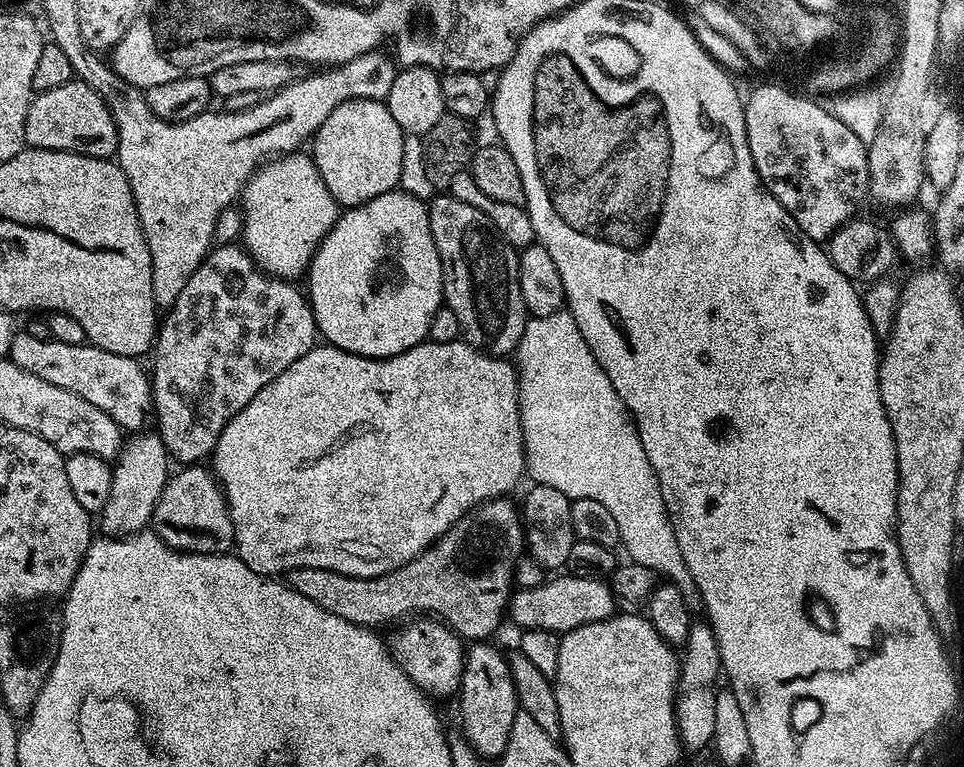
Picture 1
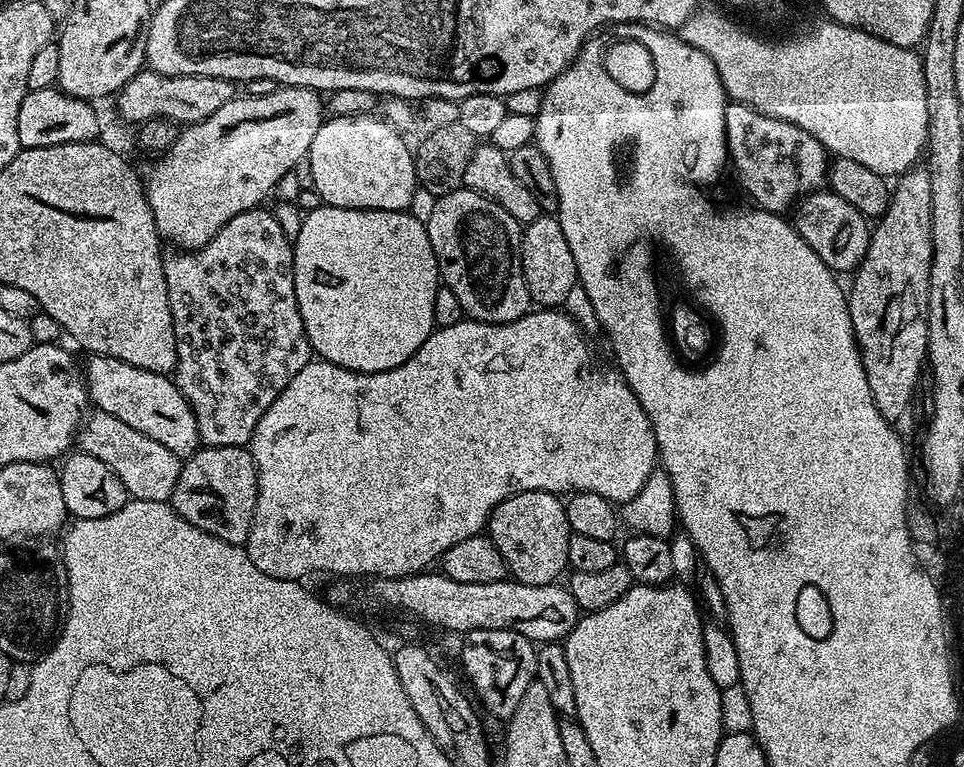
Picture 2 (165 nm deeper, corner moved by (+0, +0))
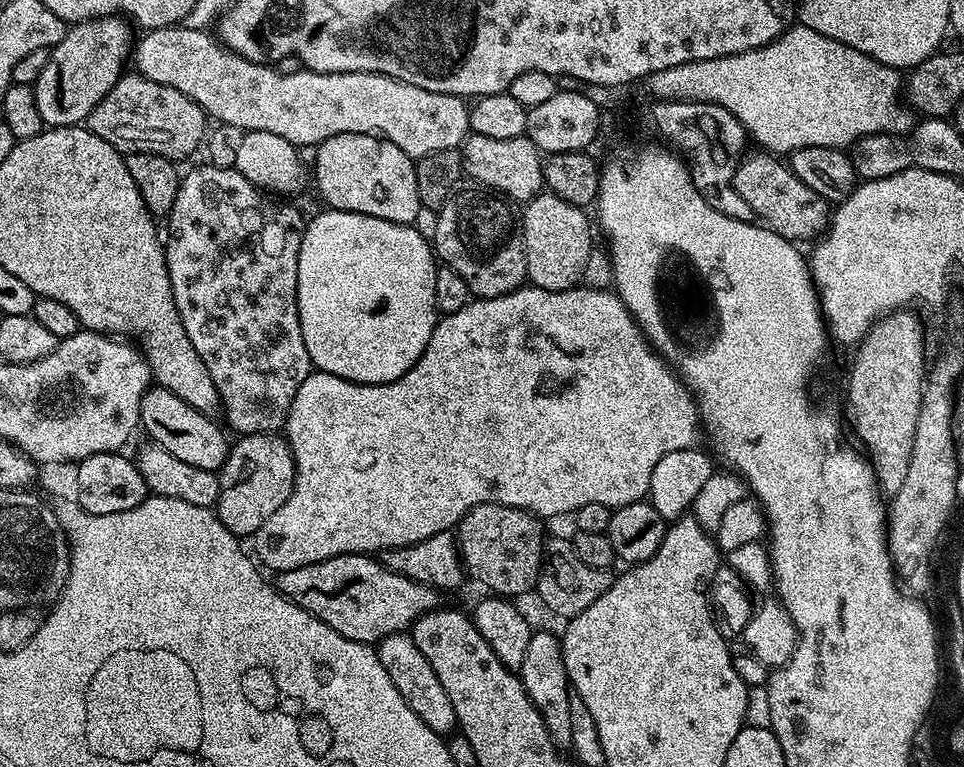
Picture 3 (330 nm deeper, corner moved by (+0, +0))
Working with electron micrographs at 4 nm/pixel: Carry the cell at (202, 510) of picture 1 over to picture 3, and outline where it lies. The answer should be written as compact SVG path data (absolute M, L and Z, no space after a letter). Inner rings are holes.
M253 432L231 445L218 473L220 493L214 509L216 517L236 536L255 537L258 529L290 498L296 481L296 467L287 439L275 432Z

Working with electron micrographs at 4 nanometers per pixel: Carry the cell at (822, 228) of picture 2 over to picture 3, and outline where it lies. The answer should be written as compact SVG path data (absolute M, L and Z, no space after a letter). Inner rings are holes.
M756 150L753 156L745 155L732 176L732 185L738 190L738 198L750 206L753 217L773 228L779 236L786 236L793 242L811 241L819 237L830 223L829 201L814 194L814 190L810 190L810 186L806 186L806 182L796 177L791 167L780 160L783 159L767 150Z

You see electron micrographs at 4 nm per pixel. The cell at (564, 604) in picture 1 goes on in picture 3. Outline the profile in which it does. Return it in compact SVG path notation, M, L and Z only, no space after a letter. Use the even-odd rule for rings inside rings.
M347 552L344 556L286 570L275 577L274 583L287 600L338 630L342 638L373 646L390 634L408 632L418 617L425 616L438 604L437 589L394 574L379 559L359 552Z

